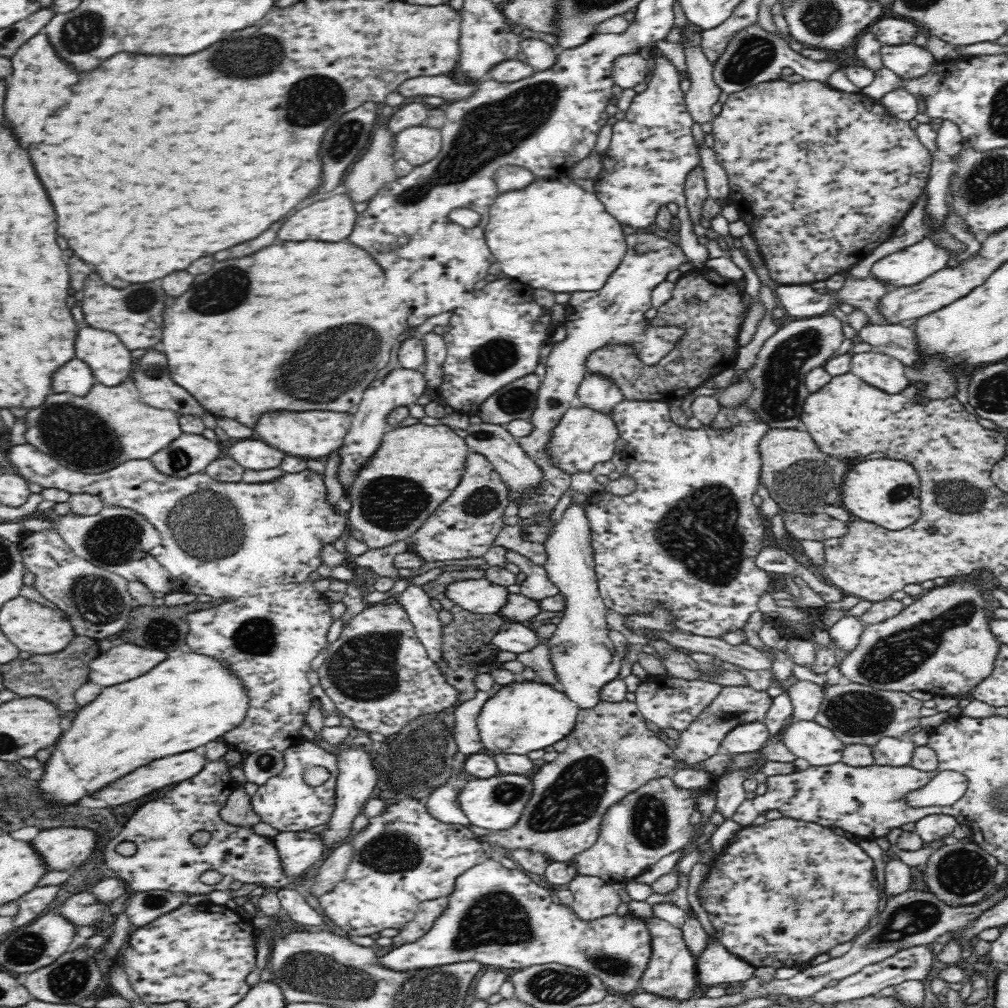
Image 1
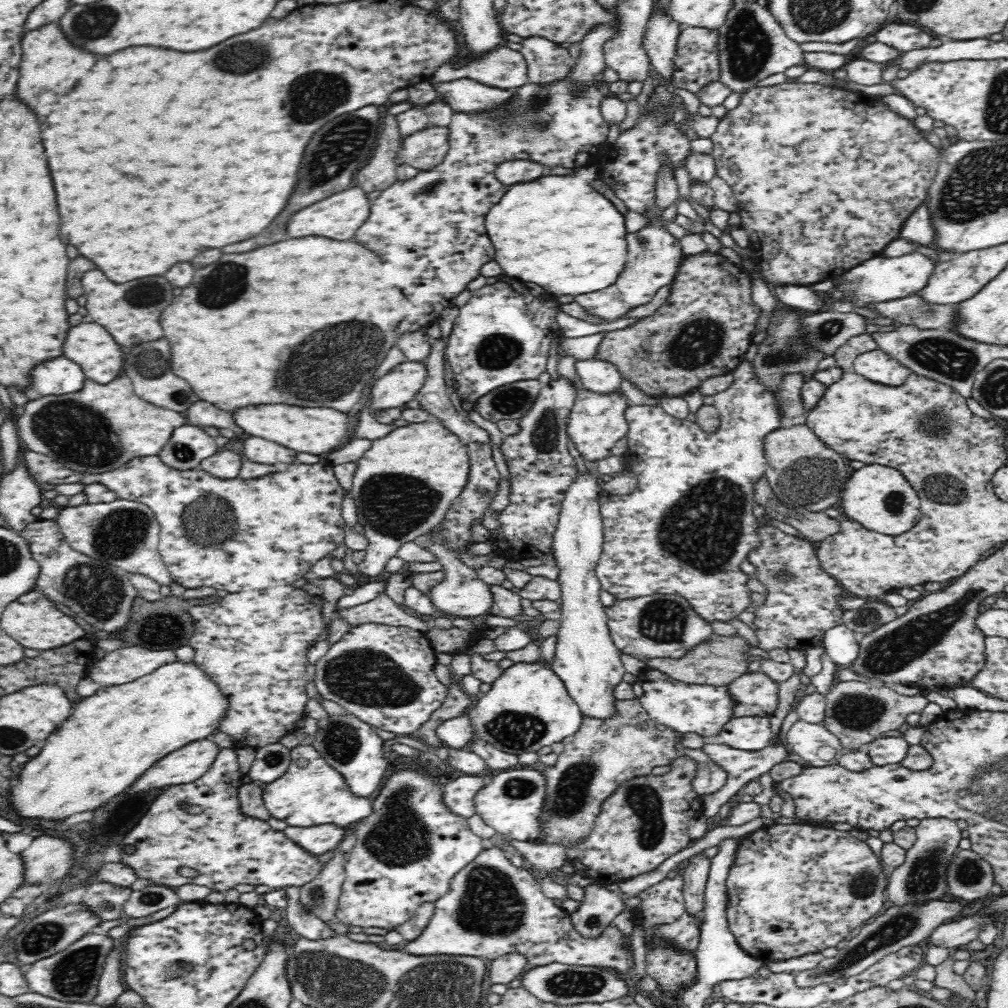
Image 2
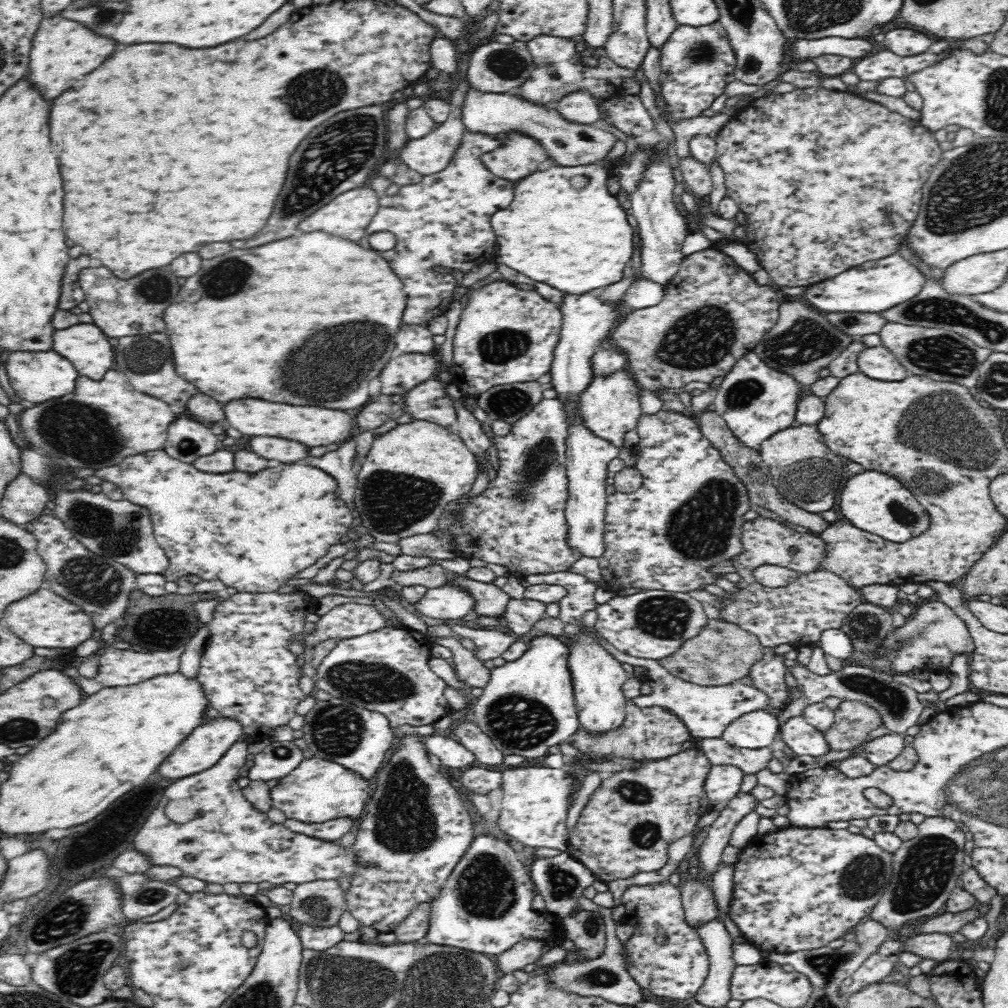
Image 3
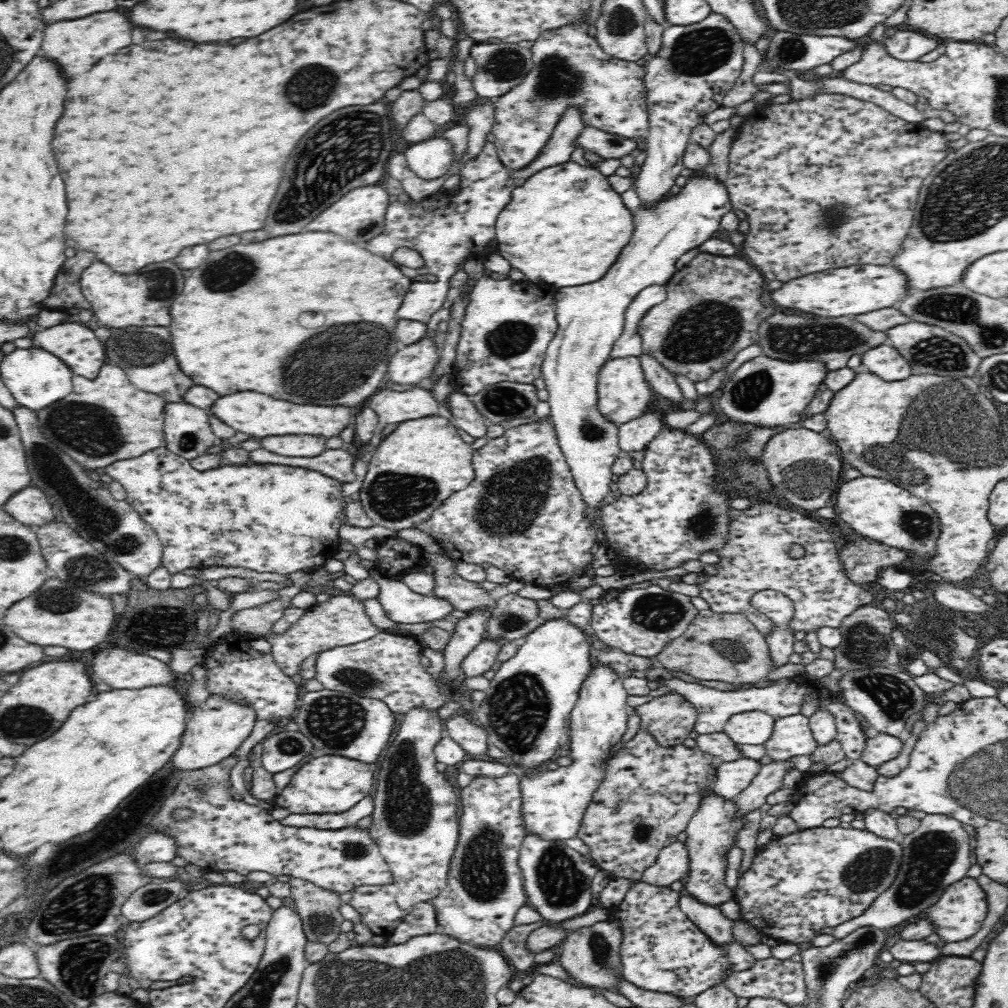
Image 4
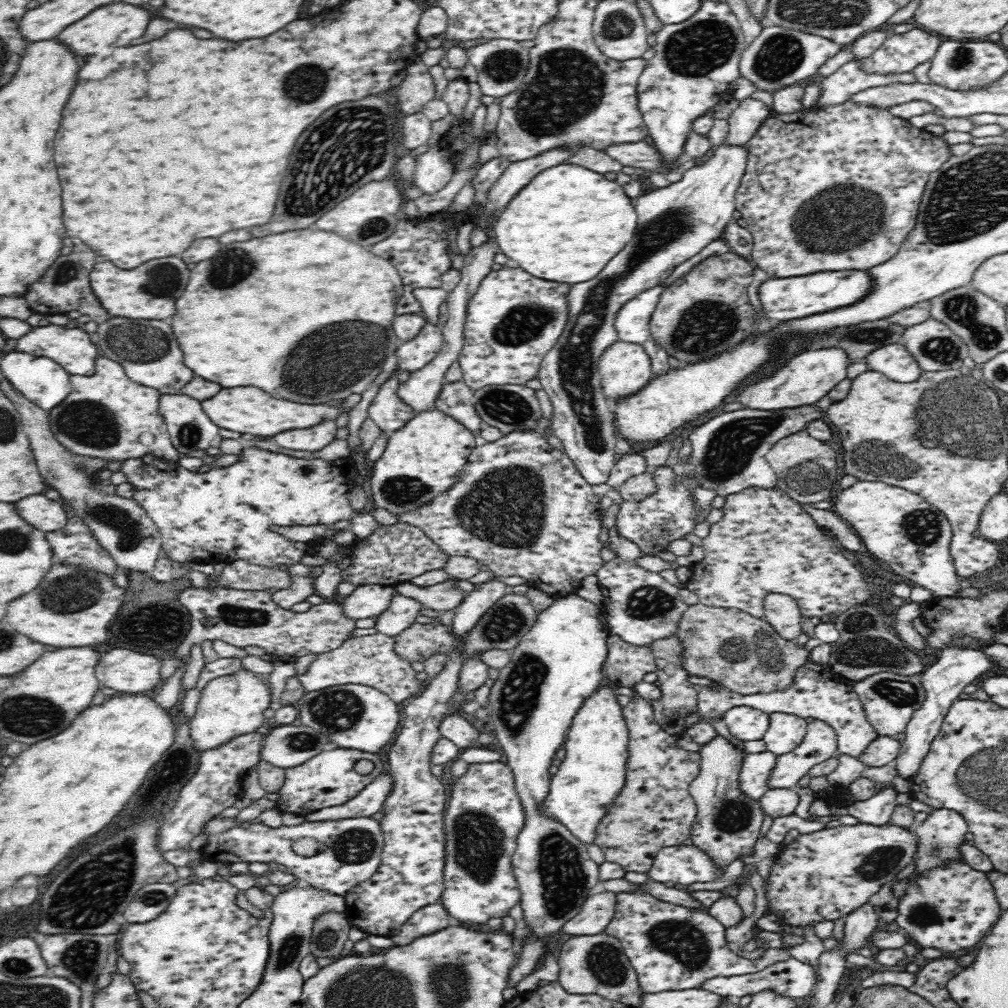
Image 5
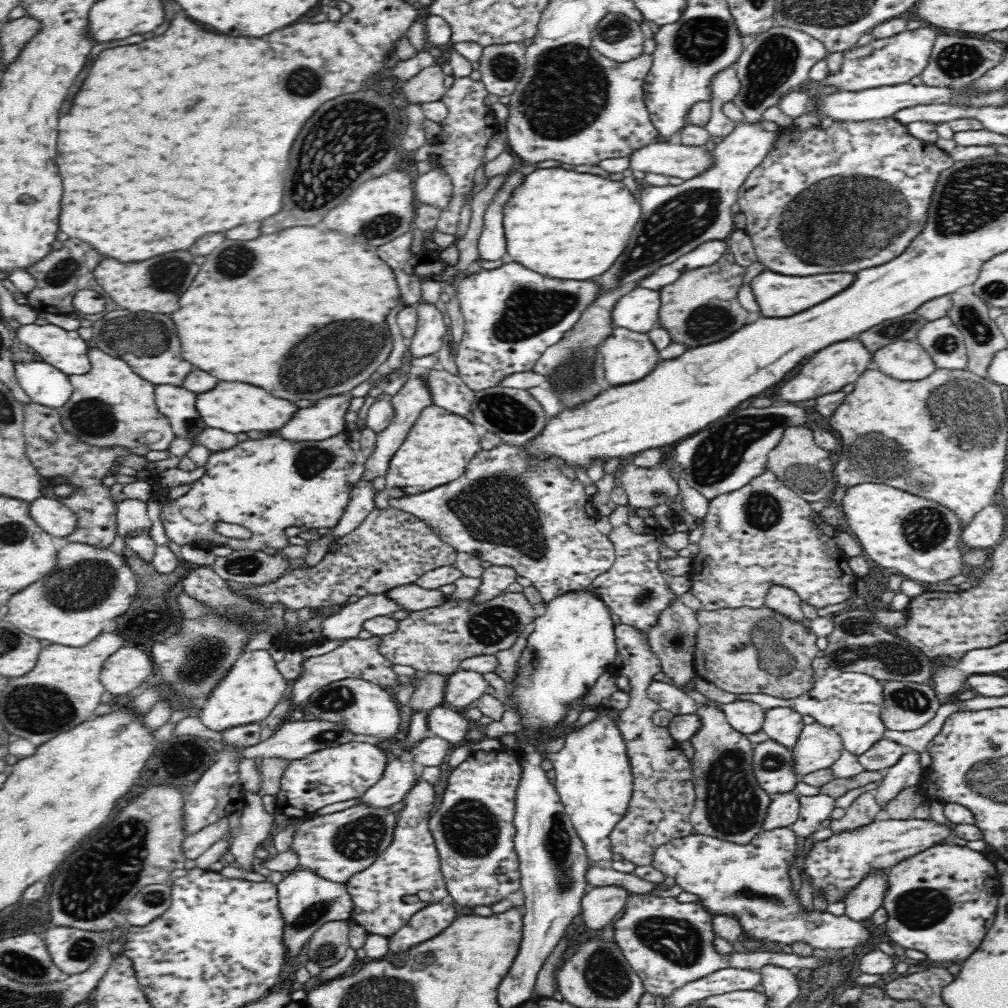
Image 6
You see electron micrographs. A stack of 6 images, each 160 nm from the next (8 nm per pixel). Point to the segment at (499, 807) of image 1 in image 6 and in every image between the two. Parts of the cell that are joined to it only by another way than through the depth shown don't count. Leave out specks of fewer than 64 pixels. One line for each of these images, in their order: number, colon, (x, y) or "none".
2: (513, 803)
3: (535, 802)
4: (554, 803)
5: (592, 775)
6: (594, 780)

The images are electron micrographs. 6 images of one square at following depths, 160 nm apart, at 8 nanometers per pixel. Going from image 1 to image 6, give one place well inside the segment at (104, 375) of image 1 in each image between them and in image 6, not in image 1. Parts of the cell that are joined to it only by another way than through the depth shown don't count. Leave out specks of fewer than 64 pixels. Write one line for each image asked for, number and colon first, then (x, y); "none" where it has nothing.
2: (89, 345)
3: (85, 345)
4: (75, 344)
5: (68, 345)
6: (66, 350)

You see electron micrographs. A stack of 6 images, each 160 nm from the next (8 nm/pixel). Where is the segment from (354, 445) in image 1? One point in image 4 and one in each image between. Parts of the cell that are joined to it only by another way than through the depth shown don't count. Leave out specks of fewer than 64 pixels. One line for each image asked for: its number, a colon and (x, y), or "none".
2: (401, 384)
3: (403, 373)
4: (414, 362)

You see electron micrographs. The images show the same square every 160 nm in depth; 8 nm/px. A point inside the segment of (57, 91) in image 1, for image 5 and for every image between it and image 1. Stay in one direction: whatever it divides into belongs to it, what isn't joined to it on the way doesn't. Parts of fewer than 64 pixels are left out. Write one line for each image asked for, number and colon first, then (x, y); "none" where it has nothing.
2: (51, 63)
3: (62, 50)
4: (75, 45)
5: (113, 25)

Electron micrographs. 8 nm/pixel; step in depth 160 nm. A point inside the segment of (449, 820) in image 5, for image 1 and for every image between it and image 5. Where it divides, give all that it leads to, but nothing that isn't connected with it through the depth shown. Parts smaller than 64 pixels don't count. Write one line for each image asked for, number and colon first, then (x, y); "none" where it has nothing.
1: (495, 915)
2: (492, 908)
3: (485, 906)
4: (485, 889)

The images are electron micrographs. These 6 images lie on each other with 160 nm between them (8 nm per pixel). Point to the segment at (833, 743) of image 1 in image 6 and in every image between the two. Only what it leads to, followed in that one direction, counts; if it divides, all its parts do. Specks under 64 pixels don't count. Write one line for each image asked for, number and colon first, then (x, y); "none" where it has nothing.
2: (813, 742)
3: (801, 737)
4: (791, 736)
5: (786, 732)
6: (783, 725)

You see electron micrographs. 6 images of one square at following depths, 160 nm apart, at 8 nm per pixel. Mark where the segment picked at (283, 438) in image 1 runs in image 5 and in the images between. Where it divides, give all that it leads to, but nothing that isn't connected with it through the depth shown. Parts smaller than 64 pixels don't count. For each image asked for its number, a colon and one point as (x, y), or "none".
2: (314, 430)
3: (312, 426)
4: (255, 414)
5: (248, 410)

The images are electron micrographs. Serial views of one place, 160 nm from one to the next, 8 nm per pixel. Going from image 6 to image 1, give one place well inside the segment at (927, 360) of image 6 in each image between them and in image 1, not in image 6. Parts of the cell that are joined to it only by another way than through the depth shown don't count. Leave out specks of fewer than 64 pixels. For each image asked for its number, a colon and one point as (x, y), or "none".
1: (883, 371)
2: (875, 365)
3: (877, 362)
4: (885, 361)
5: (894, 360)

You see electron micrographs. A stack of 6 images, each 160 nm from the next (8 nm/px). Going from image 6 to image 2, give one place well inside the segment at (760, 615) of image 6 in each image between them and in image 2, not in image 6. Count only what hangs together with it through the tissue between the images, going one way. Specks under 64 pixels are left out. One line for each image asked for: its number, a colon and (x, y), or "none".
2: (719, 660)
3: (722, 652)
4: (716, 646)
5: (744, 653)

